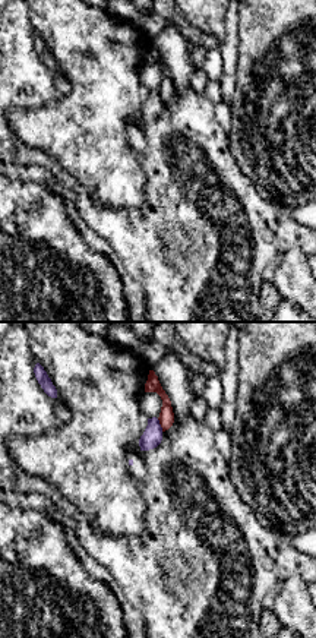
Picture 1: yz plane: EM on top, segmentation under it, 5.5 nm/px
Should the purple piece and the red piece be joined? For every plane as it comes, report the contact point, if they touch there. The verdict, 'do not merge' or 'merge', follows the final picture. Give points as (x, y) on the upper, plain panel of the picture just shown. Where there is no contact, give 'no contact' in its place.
contact (160, 97)

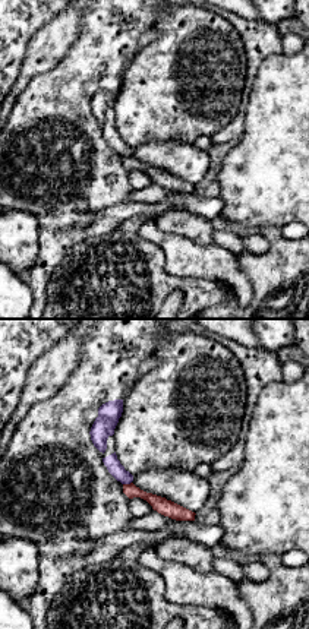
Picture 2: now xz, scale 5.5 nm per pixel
contact (126, 155)

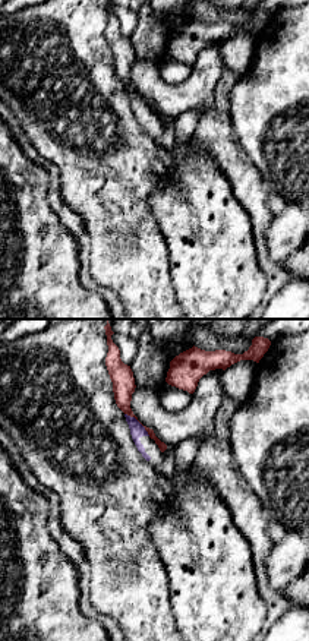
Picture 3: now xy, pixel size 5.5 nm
contact (138, 94)

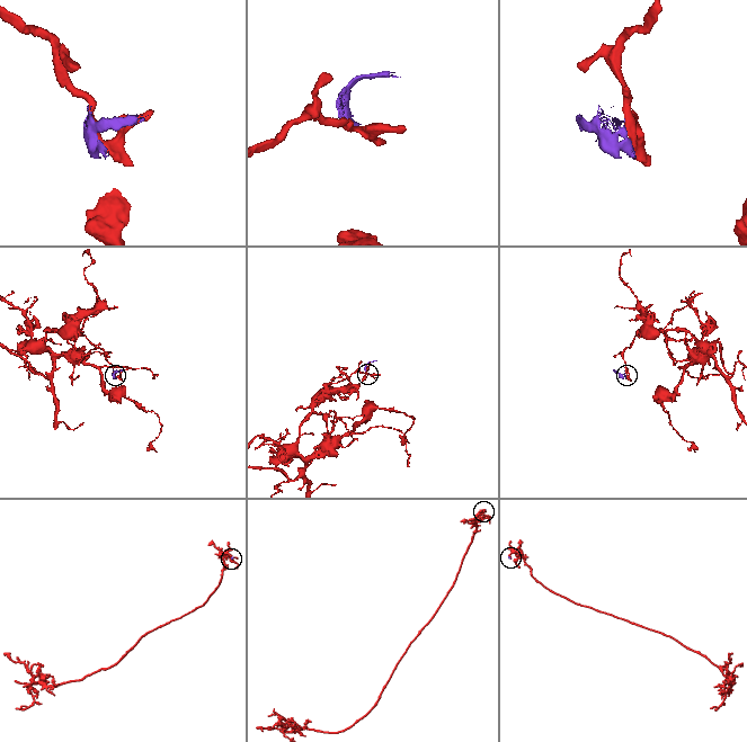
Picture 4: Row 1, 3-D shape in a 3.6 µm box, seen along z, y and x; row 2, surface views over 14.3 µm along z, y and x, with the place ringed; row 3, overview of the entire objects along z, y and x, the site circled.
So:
do not merge

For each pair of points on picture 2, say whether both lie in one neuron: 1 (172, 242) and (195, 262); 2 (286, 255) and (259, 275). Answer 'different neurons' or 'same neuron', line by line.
1: same neuron
2: same neuron

